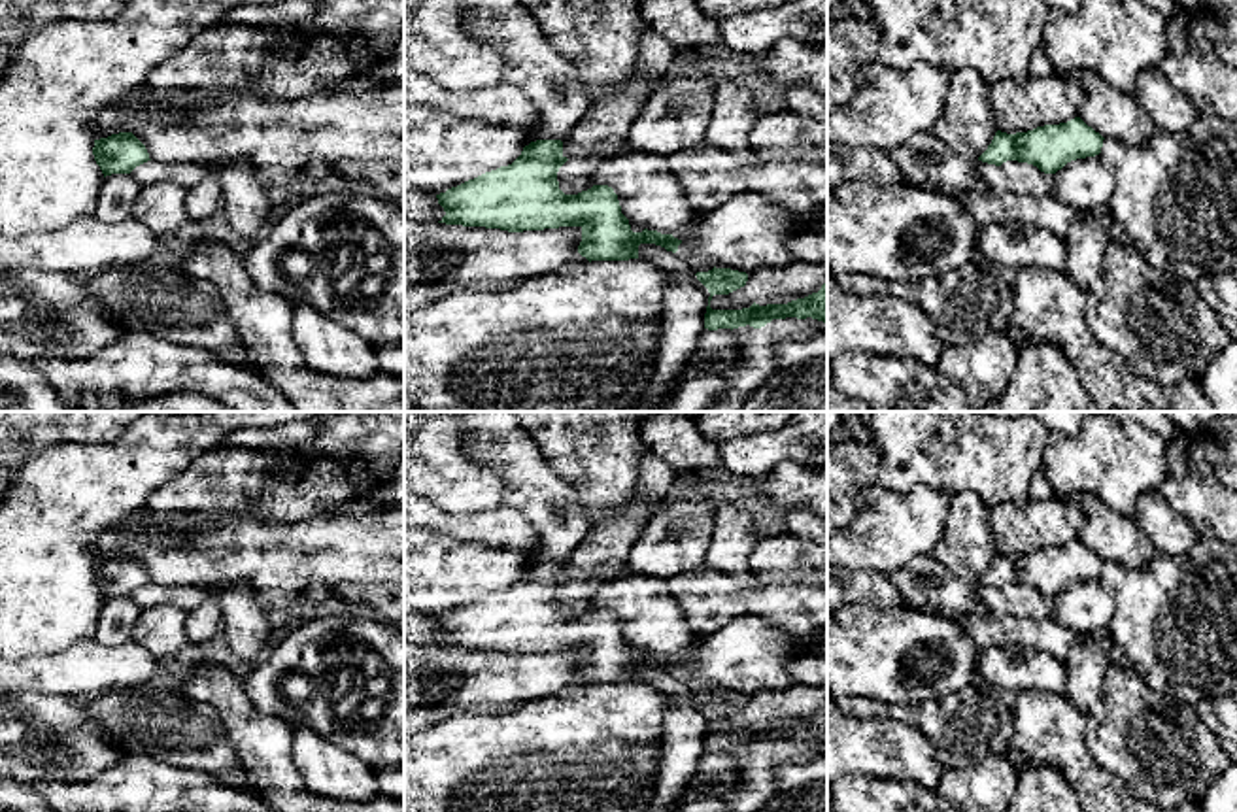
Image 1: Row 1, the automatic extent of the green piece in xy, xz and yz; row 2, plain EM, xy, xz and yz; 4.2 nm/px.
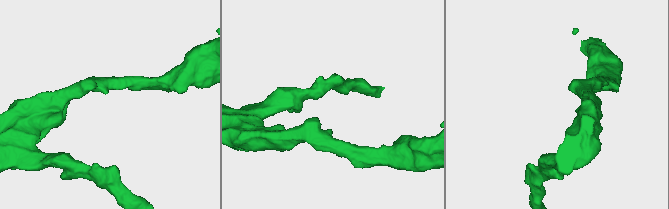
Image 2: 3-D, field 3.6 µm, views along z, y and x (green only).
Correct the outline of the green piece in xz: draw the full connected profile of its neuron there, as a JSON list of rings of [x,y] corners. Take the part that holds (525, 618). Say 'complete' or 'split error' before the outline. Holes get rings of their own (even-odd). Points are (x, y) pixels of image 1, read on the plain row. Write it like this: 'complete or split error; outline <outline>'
complete; outline [[[561,563],[531,565],[512,587],[436,617],[446,634],[438,646],[508,655],[580,650],[578,676],[589,685],[638,682],[640,667],[678,674],[682,663],[672,657],[633,655],[612,610],[565,617],[557,595],[567,584]]]

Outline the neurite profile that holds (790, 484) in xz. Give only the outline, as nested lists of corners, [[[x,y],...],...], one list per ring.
[[[780,461],[767,476],[759,493],[786,512],[808,506],[827,519],[827,466],[812,468],[799,461]]]

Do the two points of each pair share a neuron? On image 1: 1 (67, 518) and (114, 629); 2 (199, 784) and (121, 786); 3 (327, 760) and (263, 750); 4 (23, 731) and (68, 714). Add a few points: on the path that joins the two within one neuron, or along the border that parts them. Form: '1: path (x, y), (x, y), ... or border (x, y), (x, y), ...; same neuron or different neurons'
1: border (104, 601), (97, 631), (91, 637); different neurons
2: path (180, 786), (140, 786); same neuron
3: border (291, 727), (291, 758), (303, 782), (312, 792); different neurons
4: path (34, 731), (51, 731), (57, 726); same neuron

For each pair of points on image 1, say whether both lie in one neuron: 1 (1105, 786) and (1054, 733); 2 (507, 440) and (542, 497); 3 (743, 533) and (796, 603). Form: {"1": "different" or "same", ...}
{"1": "same", "2": "same", "3": "different"}

